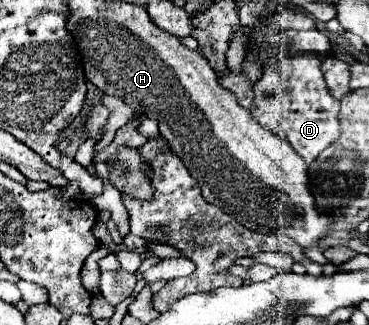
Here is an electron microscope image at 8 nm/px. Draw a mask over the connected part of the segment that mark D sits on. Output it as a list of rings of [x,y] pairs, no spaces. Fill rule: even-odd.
[[[280,51],[270,53],[268,63],[264,63],[262,77],[254,83],[252,89],[254,109],[250,115],[254,121],[288,141],[308,165],[340,137],[340,101],[330,95],[316,55],[296,53],[282,57]]]

